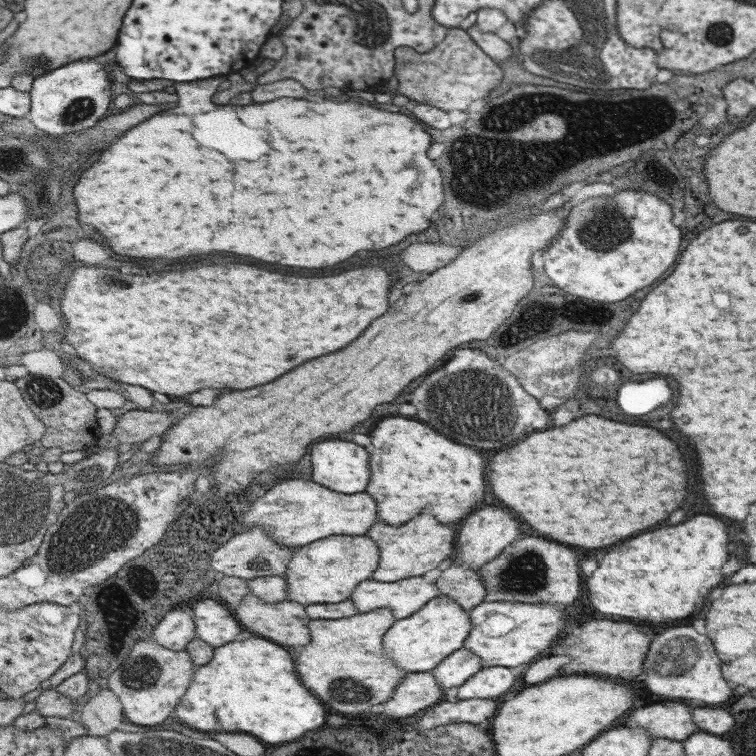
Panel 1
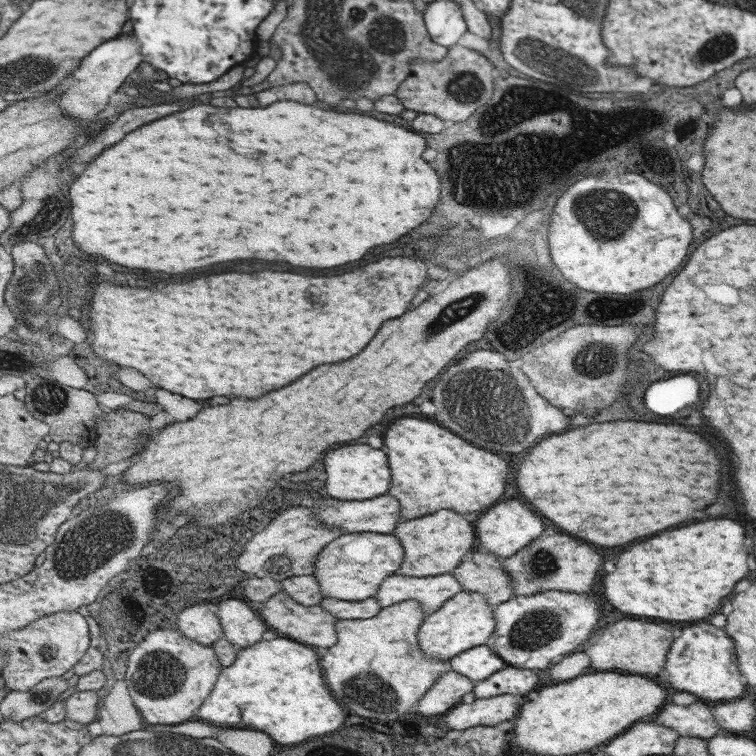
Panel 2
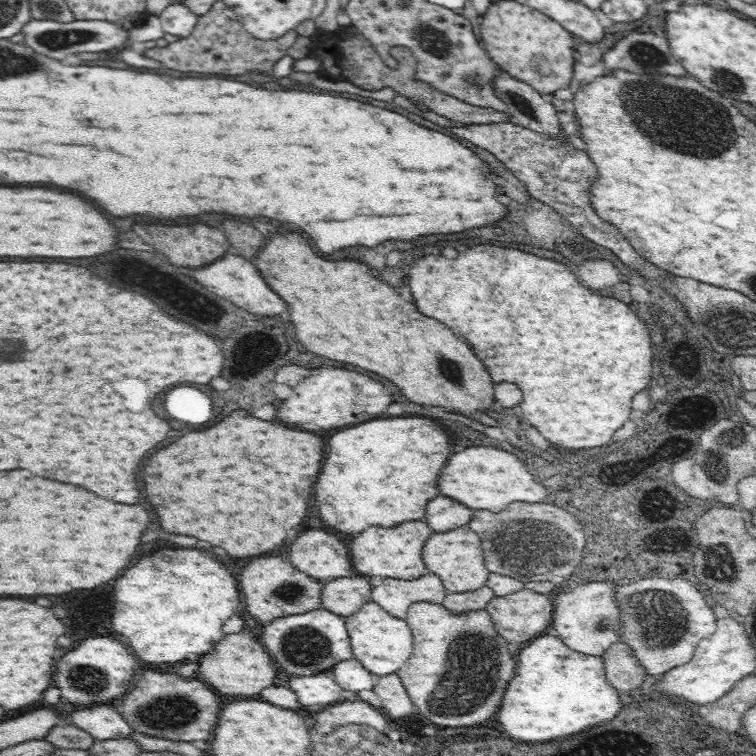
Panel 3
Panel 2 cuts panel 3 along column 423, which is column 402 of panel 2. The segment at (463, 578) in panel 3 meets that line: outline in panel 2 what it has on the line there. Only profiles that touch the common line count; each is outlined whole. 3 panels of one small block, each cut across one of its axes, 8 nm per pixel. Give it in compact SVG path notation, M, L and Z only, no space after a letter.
M342 533L342 536L324 546L323 552L320 552L320 556L316 557L316 570L312 575L320 586L323 598L361 602L366 598L375 597L375 594L380 590L380 585L384 584L384 579L398 572L403 562L404 546L400 544L400 540L394 534Z

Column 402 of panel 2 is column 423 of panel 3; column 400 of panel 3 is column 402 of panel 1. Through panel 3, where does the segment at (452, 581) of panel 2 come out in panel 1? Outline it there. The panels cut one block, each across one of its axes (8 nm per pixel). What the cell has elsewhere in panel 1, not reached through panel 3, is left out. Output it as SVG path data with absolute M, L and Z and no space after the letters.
M404 578L398 583L374 582L368 579L353 591L349 598L360 613L389 608L397 620L408 618L418 612L427 602L441 594L440 590L418 578Z

